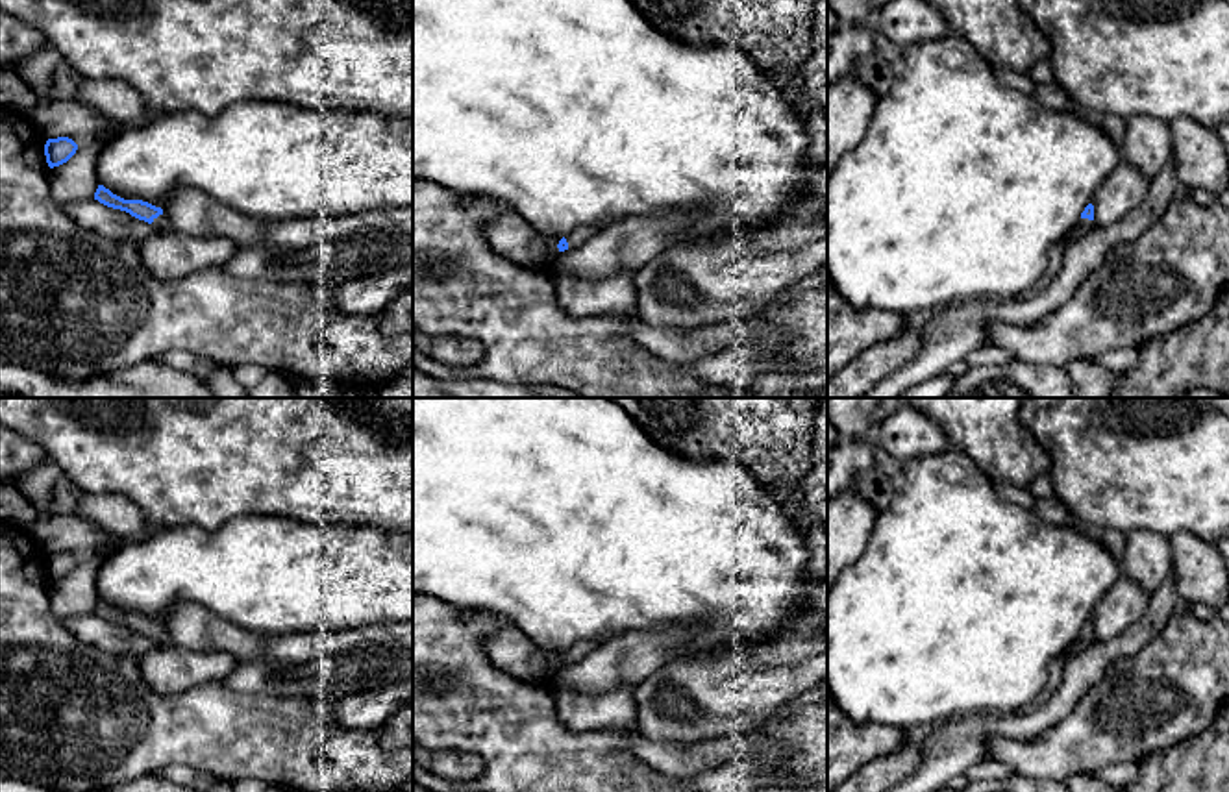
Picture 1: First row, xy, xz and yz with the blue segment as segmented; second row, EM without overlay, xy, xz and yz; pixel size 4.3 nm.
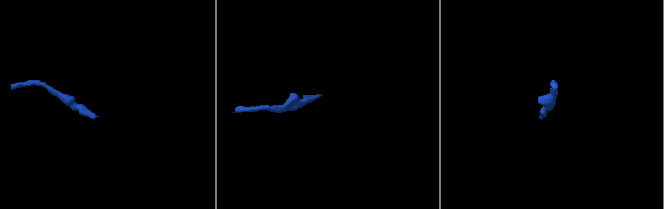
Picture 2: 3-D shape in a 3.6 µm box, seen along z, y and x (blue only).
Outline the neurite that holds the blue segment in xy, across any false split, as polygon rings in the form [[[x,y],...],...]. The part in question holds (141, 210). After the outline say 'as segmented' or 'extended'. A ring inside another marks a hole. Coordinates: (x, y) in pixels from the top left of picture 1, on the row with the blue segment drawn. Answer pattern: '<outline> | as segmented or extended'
[[[98,185],[98,189],[94,192],[94,200],[98,200],[100,204],[104,204],[107,207],[126,211],[131,217],[152,224],[157,231],[176,231],[172,228],[172,224],[168,222],[168,218],[163,215],[163,209],[155,207],[155,205],[152,205],[148,202],[124,200],[124,198],[113,194],[104,185]]] | extended

